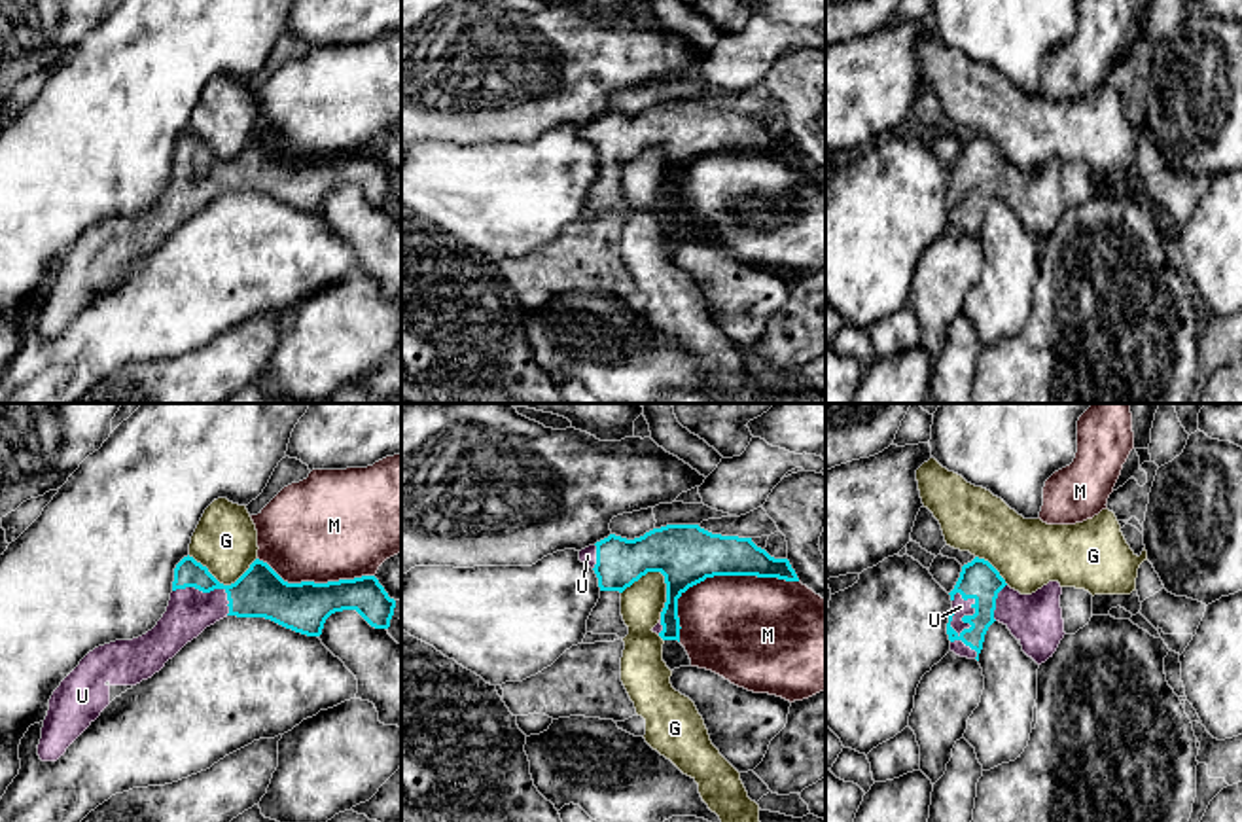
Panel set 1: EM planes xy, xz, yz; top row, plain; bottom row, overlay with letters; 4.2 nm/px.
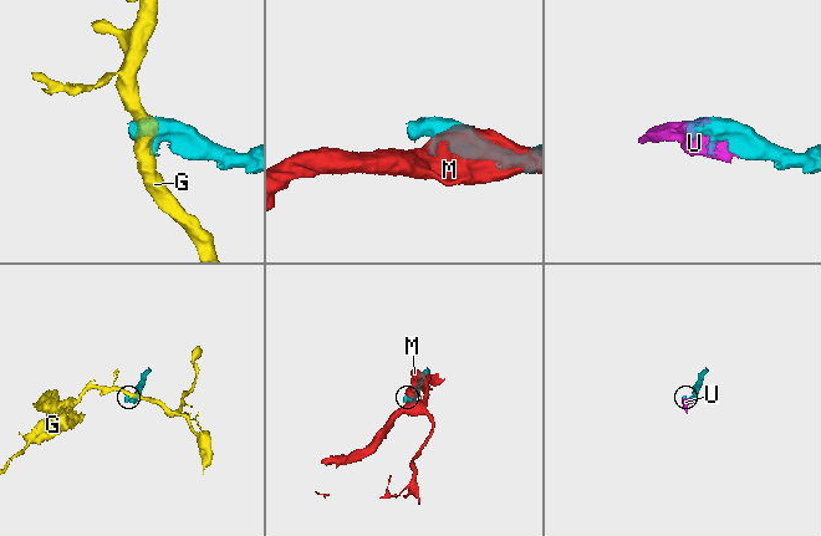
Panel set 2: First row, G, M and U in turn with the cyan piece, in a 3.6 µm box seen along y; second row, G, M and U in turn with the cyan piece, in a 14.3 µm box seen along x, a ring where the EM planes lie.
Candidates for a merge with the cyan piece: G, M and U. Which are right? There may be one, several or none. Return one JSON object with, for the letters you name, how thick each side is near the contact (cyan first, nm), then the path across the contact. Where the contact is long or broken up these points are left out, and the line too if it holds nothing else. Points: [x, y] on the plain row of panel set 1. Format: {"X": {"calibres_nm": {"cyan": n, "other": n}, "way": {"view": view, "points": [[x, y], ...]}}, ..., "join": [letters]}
{"U": {"calibres_nm": {"cyan": 170, "other": 70}}, "join": ["U"]}

